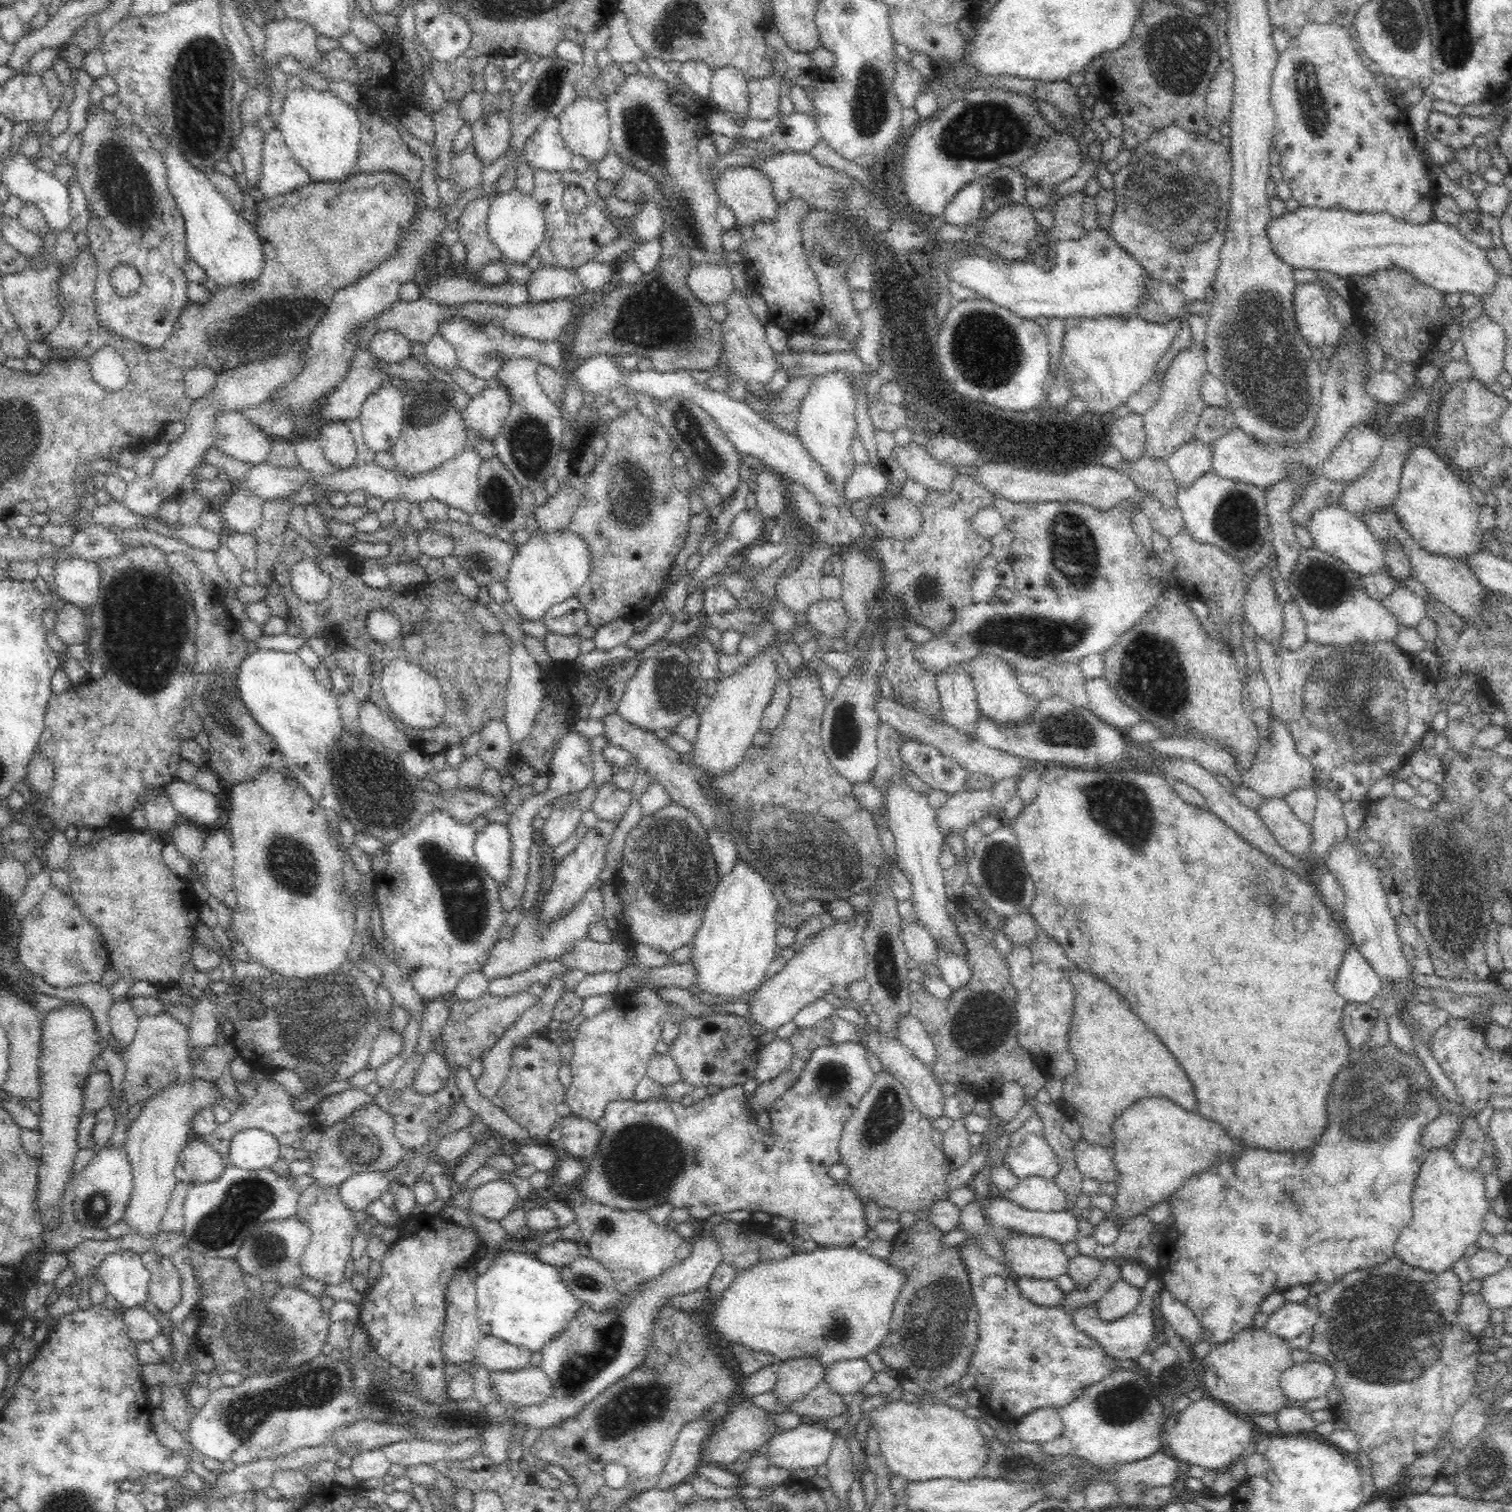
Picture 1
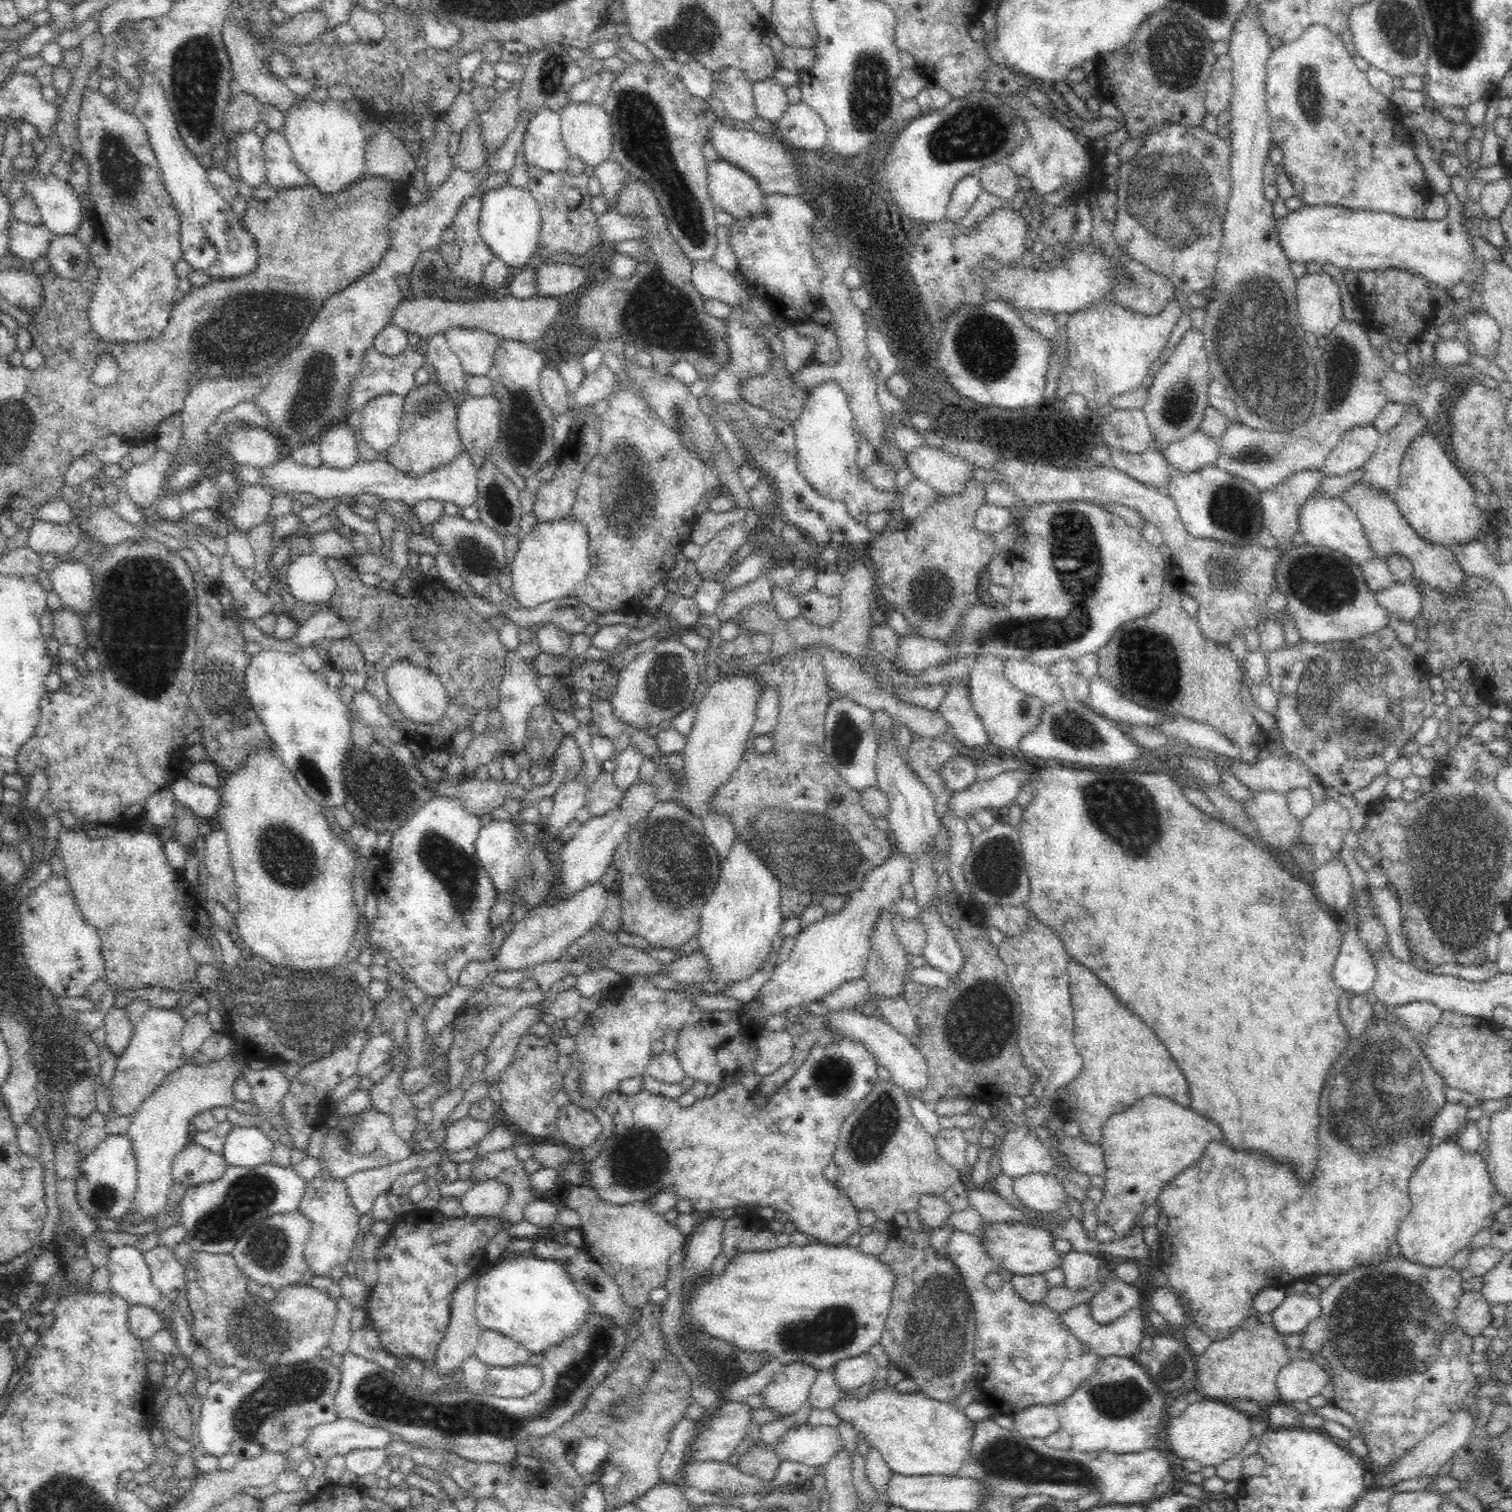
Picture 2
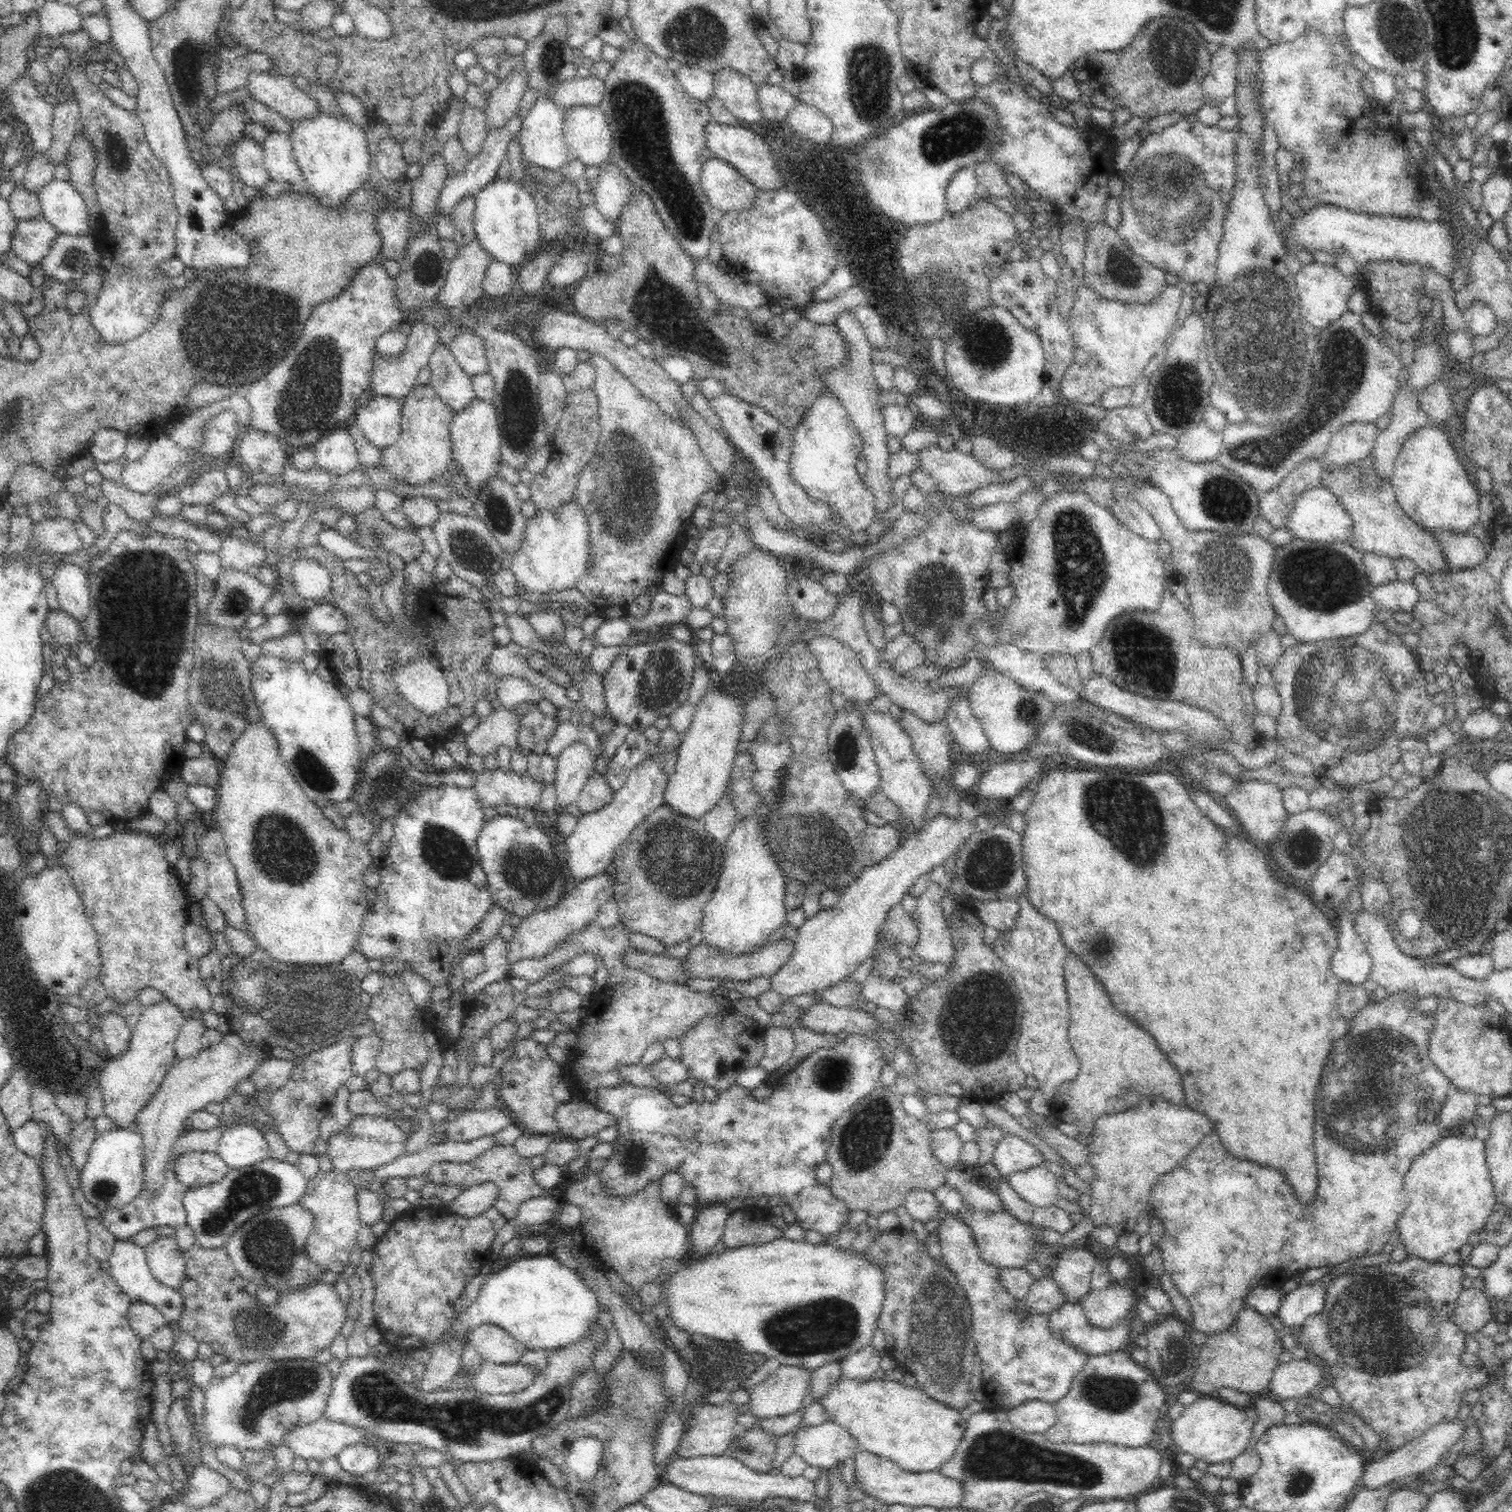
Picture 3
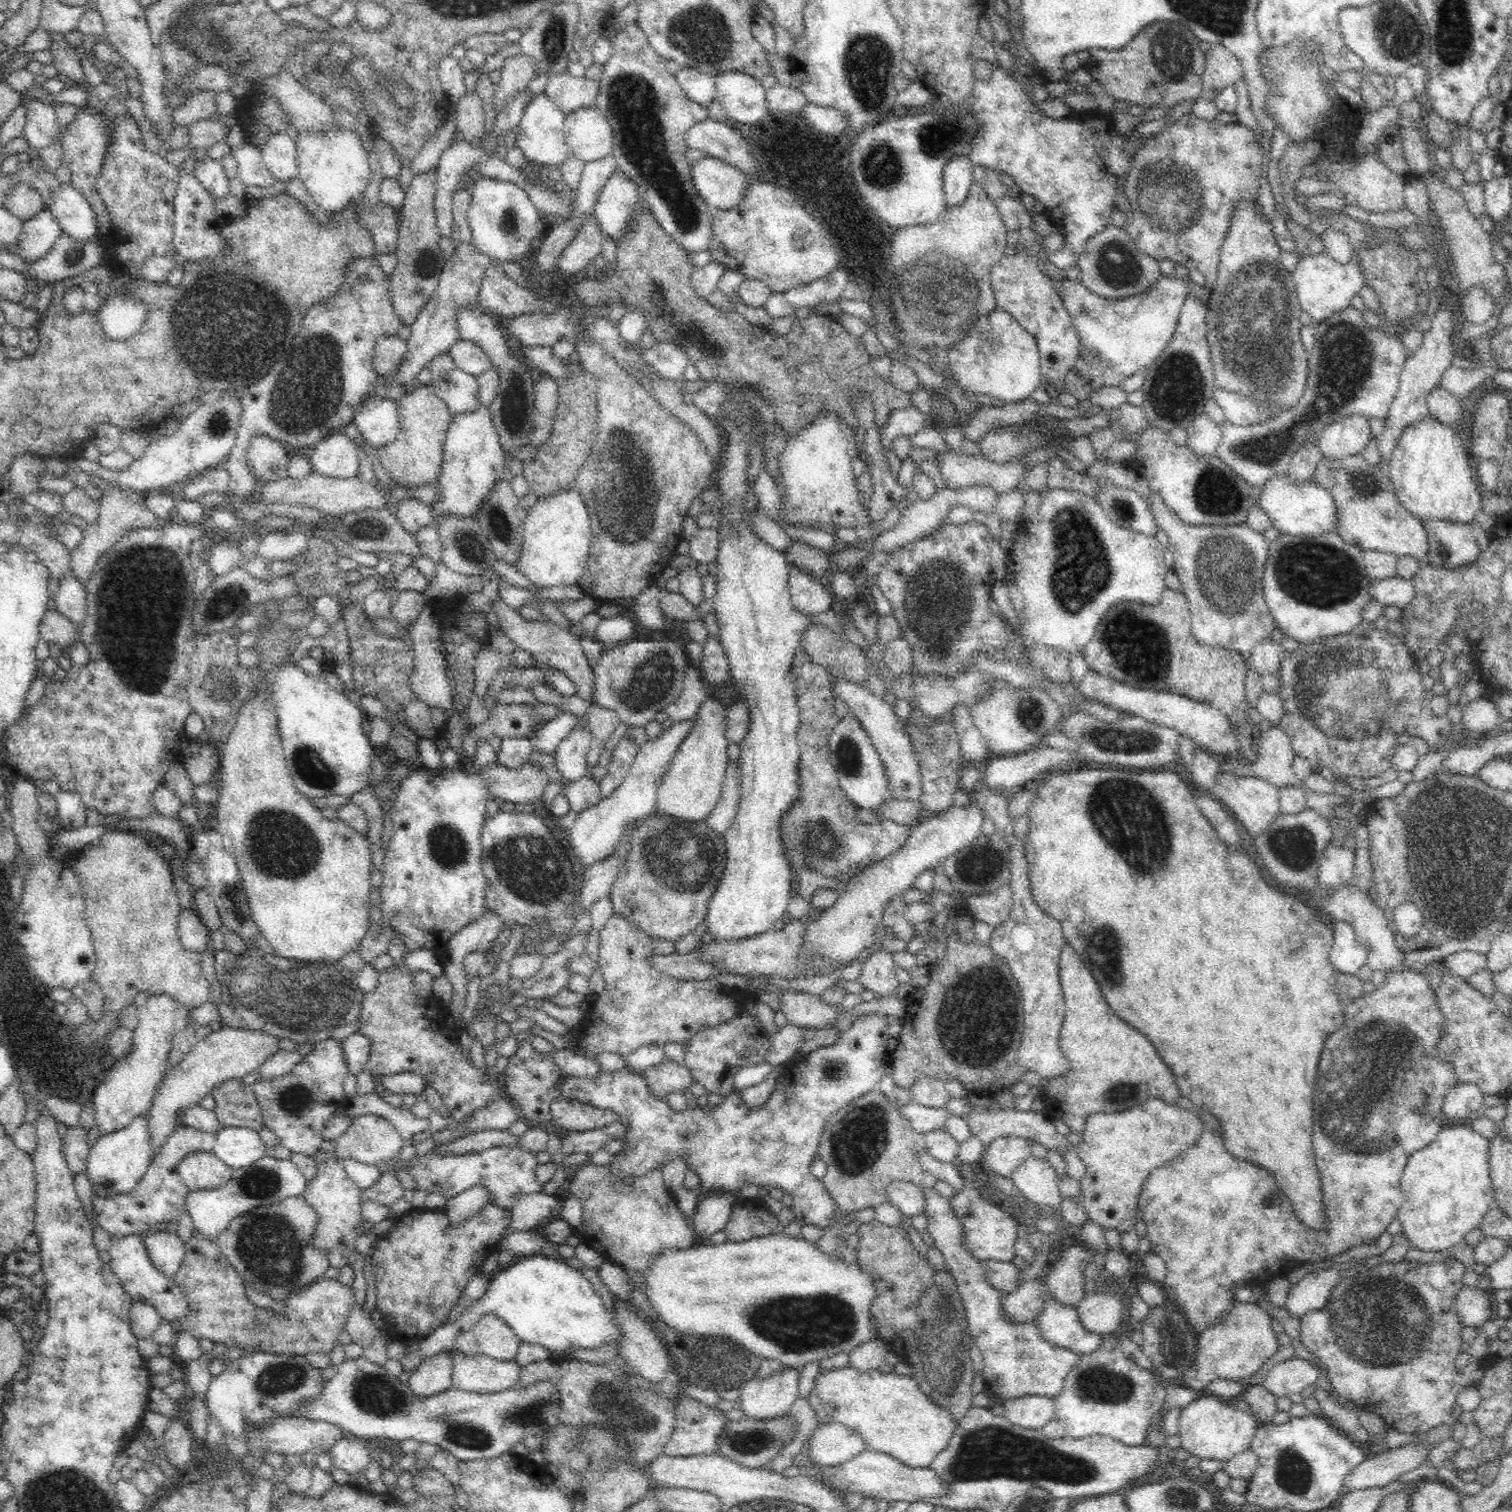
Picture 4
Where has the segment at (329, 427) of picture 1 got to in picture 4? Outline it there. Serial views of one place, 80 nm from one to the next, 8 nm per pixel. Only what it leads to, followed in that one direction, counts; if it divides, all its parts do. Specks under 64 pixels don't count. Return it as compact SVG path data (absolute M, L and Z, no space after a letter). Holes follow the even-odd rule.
M344 430L326 436L309 450L313 472L337 479L349 479L358 474L361 452Z

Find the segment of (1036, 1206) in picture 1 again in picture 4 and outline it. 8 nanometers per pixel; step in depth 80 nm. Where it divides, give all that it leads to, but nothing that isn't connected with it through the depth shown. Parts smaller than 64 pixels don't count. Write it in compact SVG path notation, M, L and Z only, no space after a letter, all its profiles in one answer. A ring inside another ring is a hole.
M1033 1155L1028 1157L1009 1177L1024 1199L1038 1206L1060 1209L1062 1200L1059 1179L1053 1166Z

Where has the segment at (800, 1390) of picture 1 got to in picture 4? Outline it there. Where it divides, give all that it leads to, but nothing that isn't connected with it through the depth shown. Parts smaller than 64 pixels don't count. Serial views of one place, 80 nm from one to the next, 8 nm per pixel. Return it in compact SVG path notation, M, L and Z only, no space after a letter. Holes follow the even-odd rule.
M785 1367L763 1379L751 1378L741 1389L740 1408L746 1418L770 1420L788 1415L797 1399L801 1369Z

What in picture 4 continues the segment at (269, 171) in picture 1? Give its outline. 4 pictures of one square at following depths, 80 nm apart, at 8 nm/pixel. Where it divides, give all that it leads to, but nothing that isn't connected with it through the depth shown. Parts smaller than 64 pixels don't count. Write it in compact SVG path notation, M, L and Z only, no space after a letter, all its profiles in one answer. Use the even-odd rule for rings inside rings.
M289 130L272 134L260 148L264 165L275 180L286 182L298 178L295 139Z

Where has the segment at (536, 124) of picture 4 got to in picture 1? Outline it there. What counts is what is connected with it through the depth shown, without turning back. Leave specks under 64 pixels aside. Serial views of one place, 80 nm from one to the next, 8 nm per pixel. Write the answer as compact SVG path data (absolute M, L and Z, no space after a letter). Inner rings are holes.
M557 118L544 120L528 140L526 163L536 171L566 172L572 170L573 155L559 132Z

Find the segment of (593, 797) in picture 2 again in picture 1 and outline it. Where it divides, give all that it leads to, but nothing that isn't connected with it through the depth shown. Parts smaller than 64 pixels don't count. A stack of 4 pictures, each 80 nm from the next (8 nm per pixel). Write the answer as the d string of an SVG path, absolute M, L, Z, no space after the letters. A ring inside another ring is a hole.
M611 780L595 792L592 810L599 820L607 820L617 826L631 807L633 800L632 791L616 789Z

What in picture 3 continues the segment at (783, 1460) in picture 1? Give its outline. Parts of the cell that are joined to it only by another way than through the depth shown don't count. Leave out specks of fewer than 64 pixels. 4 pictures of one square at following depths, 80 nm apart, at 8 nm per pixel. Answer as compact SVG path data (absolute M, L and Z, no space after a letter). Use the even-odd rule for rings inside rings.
M828 1421L820 1426L796 1428L792 1447L792 1454L802 1458L807 1466L827 1470L853 1456L858 1444L848 1429Z

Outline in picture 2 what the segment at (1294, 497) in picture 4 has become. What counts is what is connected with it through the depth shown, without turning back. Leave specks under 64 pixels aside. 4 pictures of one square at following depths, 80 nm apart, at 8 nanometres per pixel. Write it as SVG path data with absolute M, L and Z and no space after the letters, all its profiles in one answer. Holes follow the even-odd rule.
M1312 495L1305 501L1300 511L1299 532L1305 536L1308 545L1344 553L1346 558L1361 569L1368 562L1378 558L1378 555L1372 550L1364 527L1356 513L1341 498L1332 499Z

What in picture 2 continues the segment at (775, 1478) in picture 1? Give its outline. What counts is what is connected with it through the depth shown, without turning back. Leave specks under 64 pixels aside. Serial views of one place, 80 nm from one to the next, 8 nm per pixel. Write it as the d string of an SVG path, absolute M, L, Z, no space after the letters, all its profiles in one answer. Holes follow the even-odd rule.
M758 1443L754 1444L748 1453L740 1457L737 1467L742 1473L758 1477L764 1483L768 1483L774 1480L778 1474L780 1464L781 1462L776 1459L772 1447Z

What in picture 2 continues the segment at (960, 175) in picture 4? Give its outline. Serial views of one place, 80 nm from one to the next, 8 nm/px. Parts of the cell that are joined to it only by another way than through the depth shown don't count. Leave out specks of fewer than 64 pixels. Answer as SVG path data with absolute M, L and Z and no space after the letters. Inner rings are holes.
M965 176L952 191L950 202L945 210L945 220L956 225L964 219L968 211L976 204L982 191L978 176Z

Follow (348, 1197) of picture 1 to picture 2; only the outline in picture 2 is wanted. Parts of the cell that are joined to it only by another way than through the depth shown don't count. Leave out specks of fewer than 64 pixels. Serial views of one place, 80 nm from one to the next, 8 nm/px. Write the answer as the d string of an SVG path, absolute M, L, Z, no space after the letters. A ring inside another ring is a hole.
M476 1147L467 1148L457 1153L446 1153L444 1149L440 1152L419 1151L415 1150L408 1158L397 1163L389 1164L382 1168L373 1168L356 1172L352 1176L348 1176L345 1182L347 1186L347 1194L354 1205L356 1212L360 1214L370 1213L370 1208L374 1200L382 1194L388 1193L392 1184L398 1180L400 1176L407 1174L414 1168L428 1168L430 1164L436 1164L440 1158L450 1158L454 1162L466 1162L472 1160L476 1154Z

